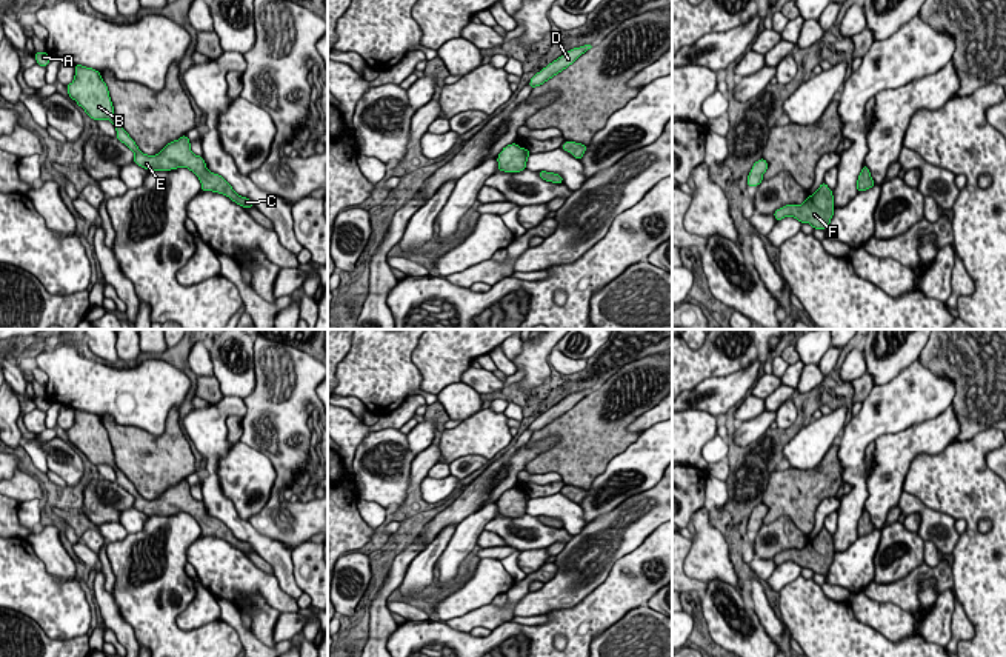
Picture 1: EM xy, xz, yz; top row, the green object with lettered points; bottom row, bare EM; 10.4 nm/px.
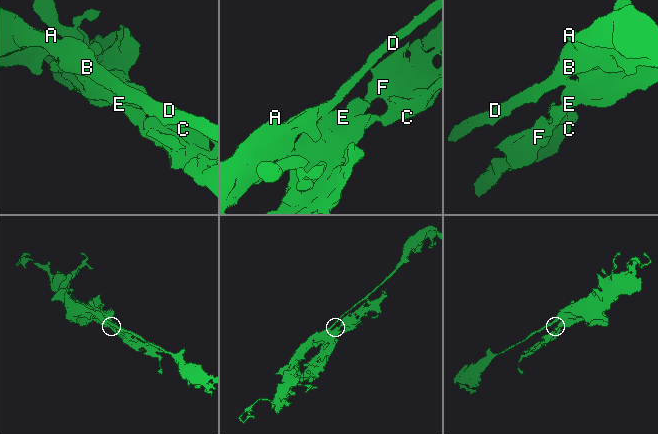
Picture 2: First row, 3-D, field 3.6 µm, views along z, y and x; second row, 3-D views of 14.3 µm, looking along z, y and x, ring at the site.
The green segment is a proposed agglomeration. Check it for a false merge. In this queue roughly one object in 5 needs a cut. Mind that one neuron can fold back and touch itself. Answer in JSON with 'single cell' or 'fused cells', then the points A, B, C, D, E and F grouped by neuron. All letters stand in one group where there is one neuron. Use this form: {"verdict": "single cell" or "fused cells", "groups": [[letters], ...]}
{"verdict": "single cell", "groups": [["A", "B", "C", "D", "E", "F"]]}

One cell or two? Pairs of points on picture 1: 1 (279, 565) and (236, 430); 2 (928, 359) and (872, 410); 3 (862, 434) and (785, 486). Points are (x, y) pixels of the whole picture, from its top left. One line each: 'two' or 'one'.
1: two
2: two
3: two

